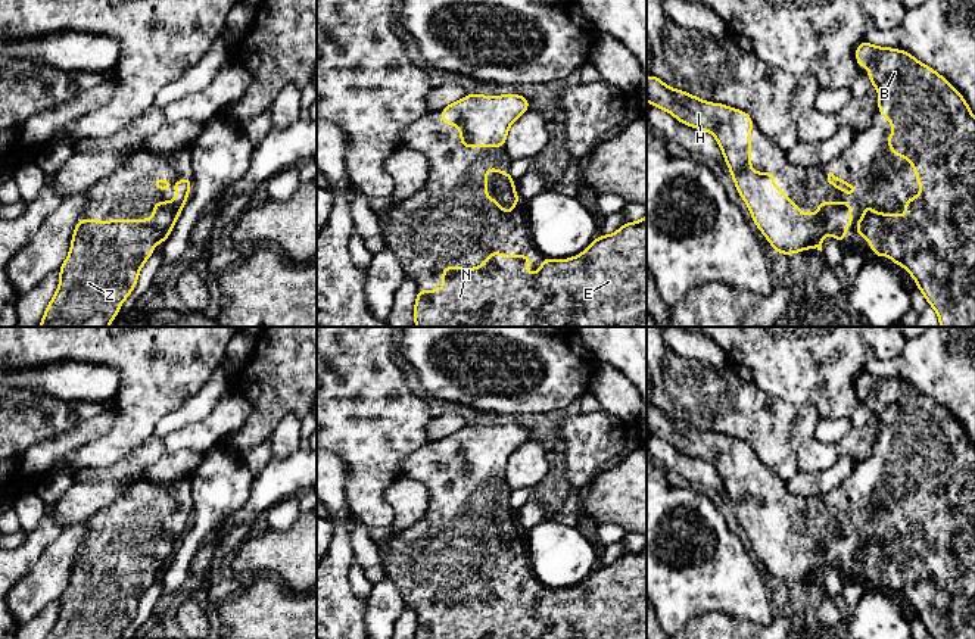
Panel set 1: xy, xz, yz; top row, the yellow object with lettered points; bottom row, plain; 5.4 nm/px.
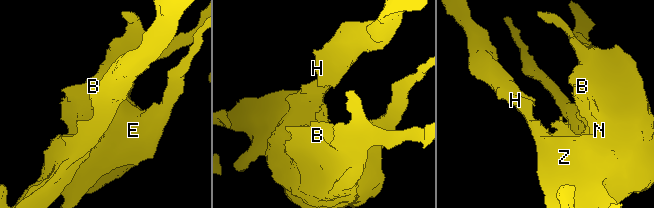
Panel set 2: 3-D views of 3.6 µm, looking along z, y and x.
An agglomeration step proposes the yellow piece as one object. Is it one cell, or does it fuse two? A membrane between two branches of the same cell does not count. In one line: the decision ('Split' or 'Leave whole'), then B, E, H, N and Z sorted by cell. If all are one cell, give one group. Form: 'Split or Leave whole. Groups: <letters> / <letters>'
Leave whole. Groups: B E H N Z

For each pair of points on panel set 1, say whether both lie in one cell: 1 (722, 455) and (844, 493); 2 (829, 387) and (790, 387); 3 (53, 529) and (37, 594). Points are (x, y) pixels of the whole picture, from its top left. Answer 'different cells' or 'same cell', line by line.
1: same cell
2: same cell
3: different cells

